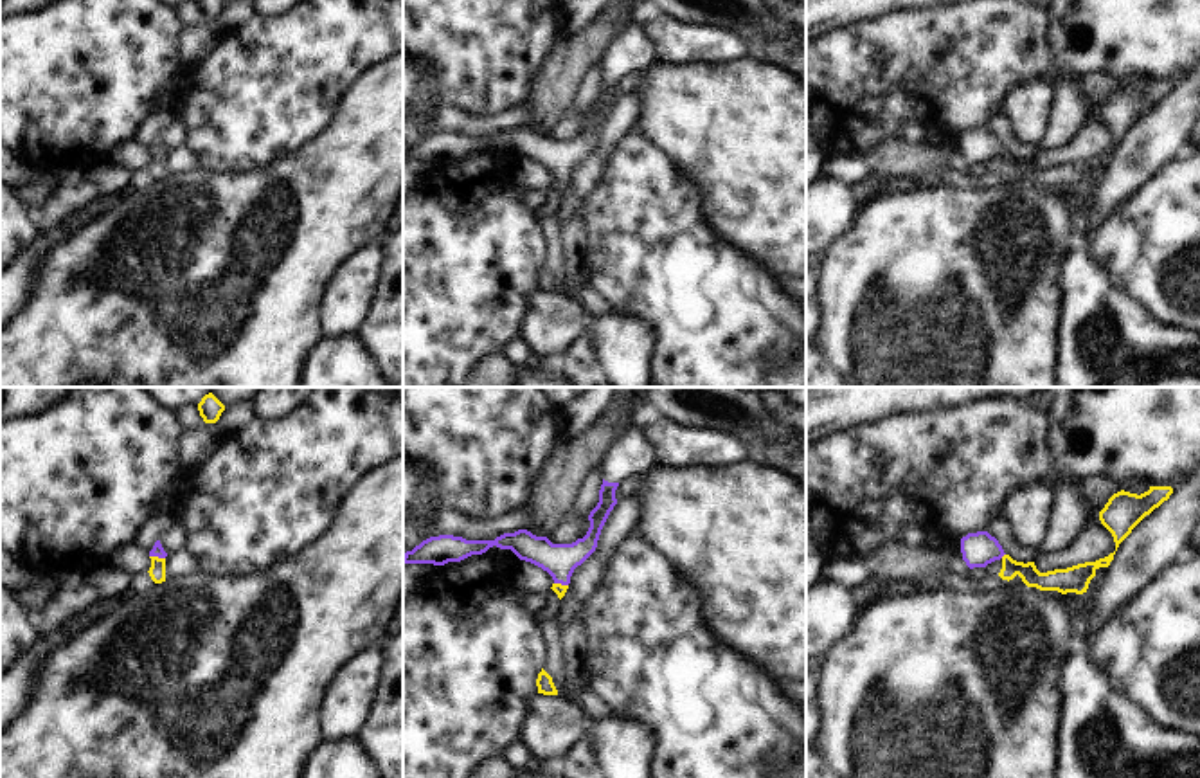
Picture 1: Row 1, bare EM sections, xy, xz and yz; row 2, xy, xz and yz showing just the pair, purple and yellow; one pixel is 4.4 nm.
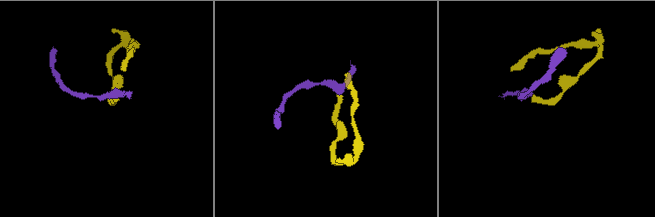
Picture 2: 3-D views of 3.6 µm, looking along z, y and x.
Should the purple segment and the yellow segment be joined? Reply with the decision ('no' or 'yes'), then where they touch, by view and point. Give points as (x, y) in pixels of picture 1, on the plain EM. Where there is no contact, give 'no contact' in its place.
yes; contact xy (157, 152)

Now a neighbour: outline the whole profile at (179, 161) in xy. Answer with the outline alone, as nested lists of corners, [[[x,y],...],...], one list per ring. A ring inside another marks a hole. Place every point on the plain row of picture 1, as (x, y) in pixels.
[[[185,144],[166,153],[166,176],[180,176],[200,167],[198,158]]]

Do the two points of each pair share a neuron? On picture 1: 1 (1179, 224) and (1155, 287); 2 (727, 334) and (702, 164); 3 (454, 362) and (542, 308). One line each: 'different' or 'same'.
1: same
2: different
3: different

